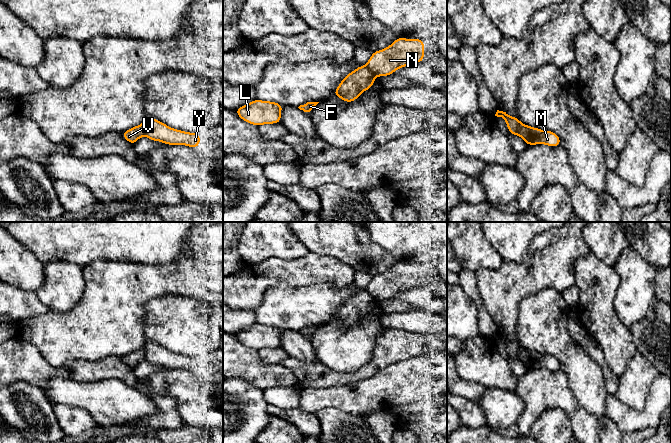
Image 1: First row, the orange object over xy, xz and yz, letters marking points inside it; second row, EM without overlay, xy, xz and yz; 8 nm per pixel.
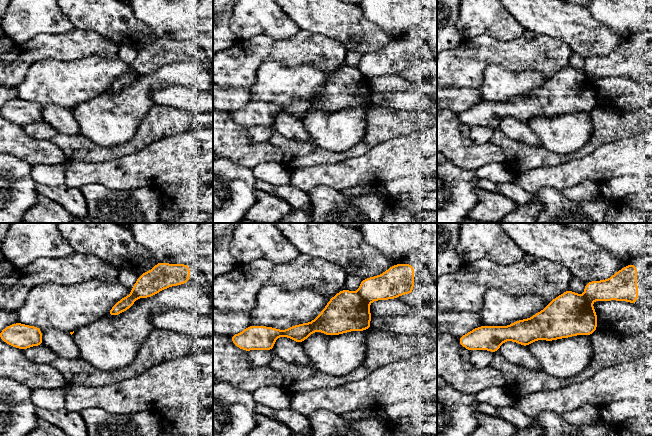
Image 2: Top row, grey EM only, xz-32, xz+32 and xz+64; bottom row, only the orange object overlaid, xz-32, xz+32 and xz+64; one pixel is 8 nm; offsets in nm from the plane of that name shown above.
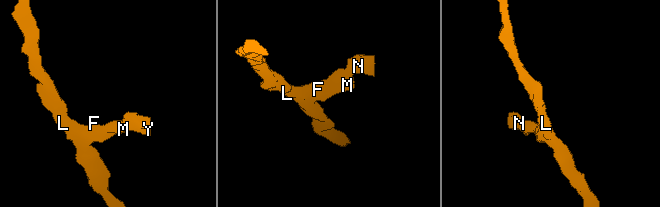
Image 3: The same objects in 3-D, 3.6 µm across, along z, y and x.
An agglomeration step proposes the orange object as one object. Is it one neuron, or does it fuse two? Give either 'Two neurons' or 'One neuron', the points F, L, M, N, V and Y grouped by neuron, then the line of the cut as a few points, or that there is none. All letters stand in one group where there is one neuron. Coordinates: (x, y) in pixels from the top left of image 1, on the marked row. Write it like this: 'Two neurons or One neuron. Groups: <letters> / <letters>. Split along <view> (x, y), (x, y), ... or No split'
Two neurons. Groups: F L M V / N Y. Split along yz (520, 123), (517, 134)

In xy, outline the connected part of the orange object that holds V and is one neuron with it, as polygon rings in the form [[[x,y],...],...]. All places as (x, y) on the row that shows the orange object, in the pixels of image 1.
[[[144,124],[137,125],[121,133],[125,140],[134,145],[139,138],[146,135]]]

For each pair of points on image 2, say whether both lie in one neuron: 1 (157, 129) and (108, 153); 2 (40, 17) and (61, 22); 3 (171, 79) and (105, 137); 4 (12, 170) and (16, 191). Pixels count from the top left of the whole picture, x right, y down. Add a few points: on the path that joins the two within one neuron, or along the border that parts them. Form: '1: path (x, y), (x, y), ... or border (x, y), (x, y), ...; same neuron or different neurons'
1: path (145, 135), (136, 144), (120, 150); same neuron
2: path (45, 17), (56, 19); same neuron
3: path (152, 82), (116, 118); same neuron
4: path (12, 175), (12, 186); same neuron

